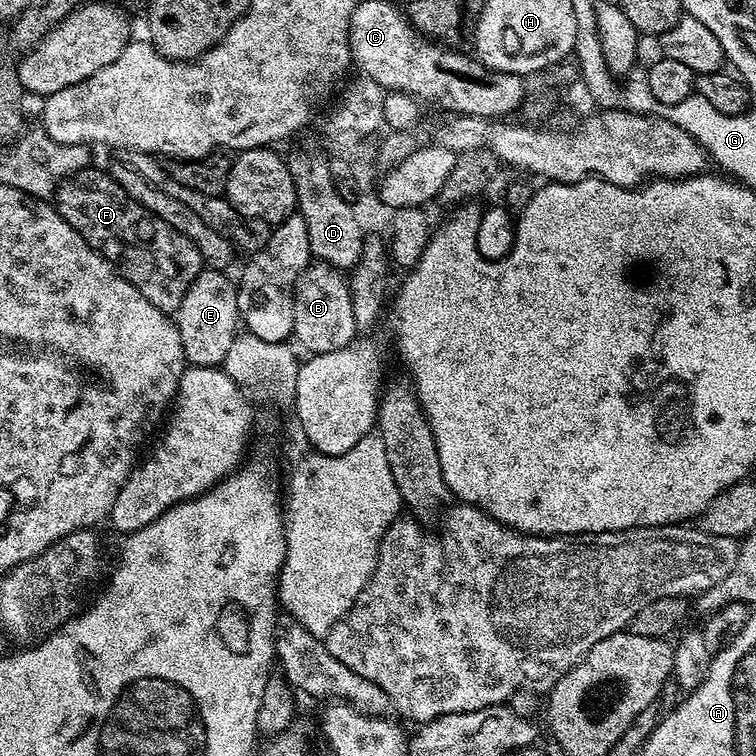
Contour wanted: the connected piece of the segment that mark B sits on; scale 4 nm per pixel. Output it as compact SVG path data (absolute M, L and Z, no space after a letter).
M309 263L308 269L298 278L296 289L292 292L292 301L294 302L292 336L305 348L305 353L324 356L328 352L342 350L357 339L347 279L329 264Z

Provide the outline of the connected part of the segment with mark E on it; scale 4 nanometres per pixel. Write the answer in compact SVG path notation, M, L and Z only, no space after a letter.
M220 270L200 271L174 313L176 329L182 338L184 358L191 367L219 369L241 327L237 285L233 277L231 280L224 275L228 274Z

